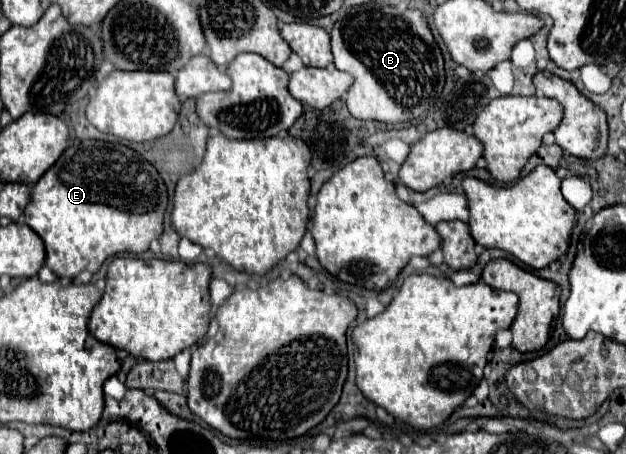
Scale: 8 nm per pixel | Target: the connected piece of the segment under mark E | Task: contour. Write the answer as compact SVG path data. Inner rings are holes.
M76 140L72 142L56 164L32 186L32 198L24 208L24 222L44 240L46 266L58 278L74 278L82 270L96 272L98 266L114 254L148 250L150 242L162 234L164 210L168 206L166 186L154 166L138 152L120 142Z

